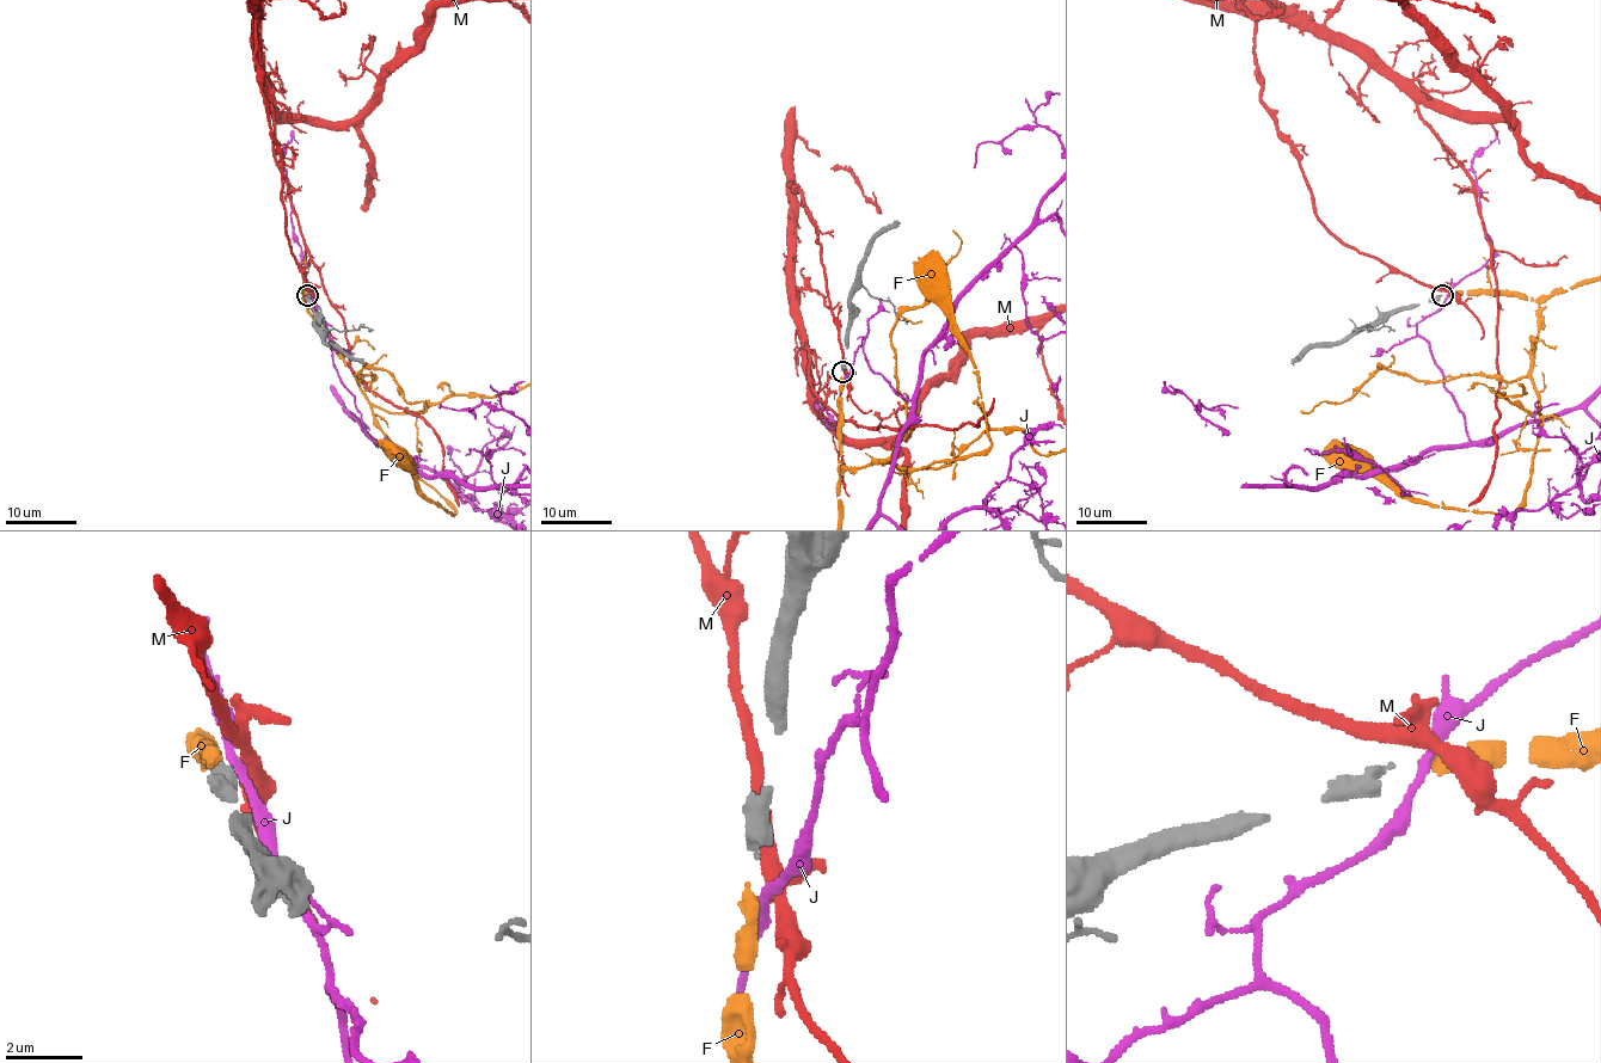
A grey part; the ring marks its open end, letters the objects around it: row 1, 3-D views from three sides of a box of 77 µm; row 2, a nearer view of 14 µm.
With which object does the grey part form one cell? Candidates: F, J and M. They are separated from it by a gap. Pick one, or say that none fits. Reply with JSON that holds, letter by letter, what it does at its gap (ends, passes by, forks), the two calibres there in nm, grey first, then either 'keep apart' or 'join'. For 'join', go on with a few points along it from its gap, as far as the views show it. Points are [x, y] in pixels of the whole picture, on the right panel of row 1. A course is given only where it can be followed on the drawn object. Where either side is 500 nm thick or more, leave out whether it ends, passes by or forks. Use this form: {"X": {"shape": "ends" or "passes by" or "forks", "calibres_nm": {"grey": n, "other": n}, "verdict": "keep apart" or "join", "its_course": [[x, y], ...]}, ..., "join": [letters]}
{"F": {"shape": "ends", "calibres_nm": {"grey": 340, "other": 380}, "verdict": "join", "its_course": [[1447, 294], [1515, 290], [1538, 305], [1531, 378], [1540, 437], [1526, 499], [1501, 514], [1411, 502], [1343, 459]]}, "J": {"shape": "passes by", "calibres_nm": {"grey": 340, "other": 200}, "verdict": "keep apart"}, "M": {"shape": "forks", "calibres_nm": {"grey": 340, "other": 360}, "verdict": "keep apart"}, "join": ["F"]}

